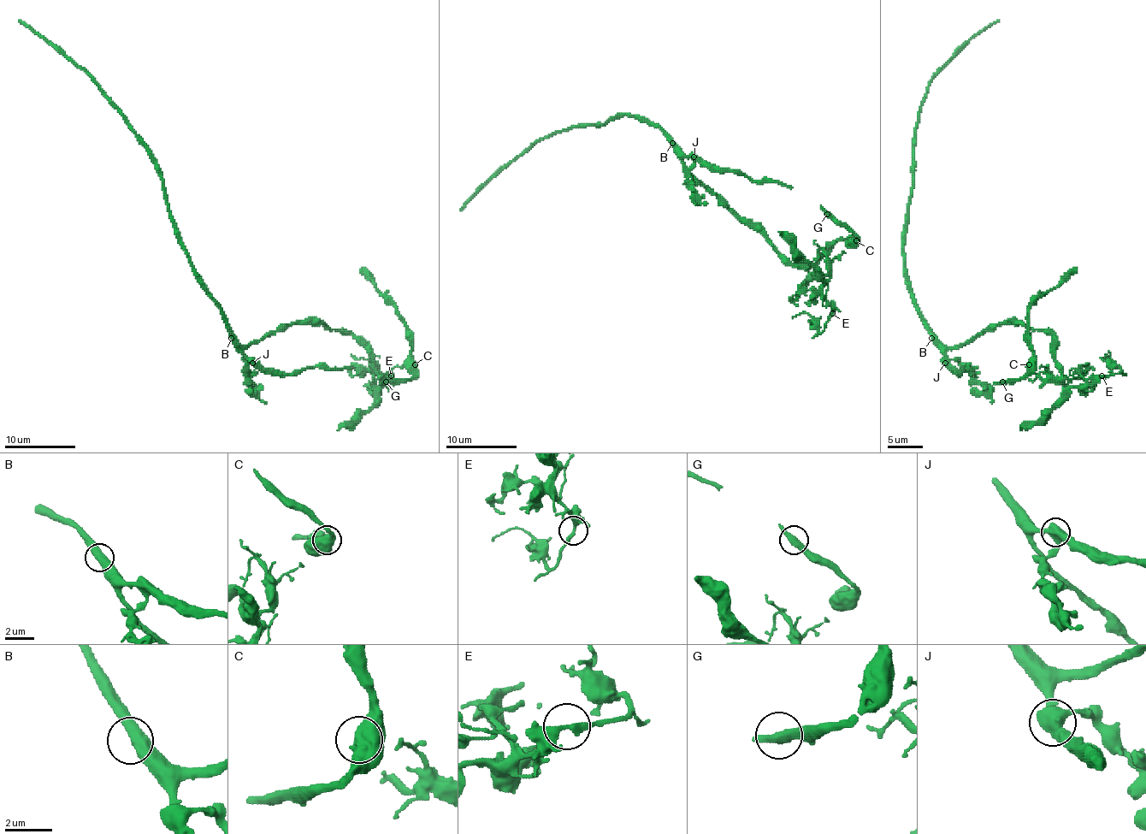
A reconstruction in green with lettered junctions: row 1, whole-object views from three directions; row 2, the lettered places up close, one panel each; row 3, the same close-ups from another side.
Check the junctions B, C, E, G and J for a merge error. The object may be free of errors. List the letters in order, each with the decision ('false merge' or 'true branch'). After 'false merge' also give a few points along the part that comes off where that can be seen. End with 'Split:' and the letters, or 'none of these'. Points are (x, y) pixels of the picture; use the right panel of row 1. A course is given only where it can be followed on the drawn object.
B: true branch
C: true branch
E: true branch
G: true branch
J: true branch
Split: none of these

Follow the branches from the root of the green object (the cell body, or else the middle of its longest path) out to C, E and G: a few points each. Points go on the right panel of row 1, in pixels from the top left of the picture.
C: (936, 334), (959, 347), (1001, 324), (1045, 329), (1066, 386), (1045, 366), (1029, 364)
E: (936, 334), (959, 347), (1001, 324), (1024, 324), (1052, 334), (1068, 386), (1101, 375)
G: (936, 334), (944, 346), (959, 347), (1001, 324), (1048, 331), (1066, 386), (1045, 366), (1002, 382)

